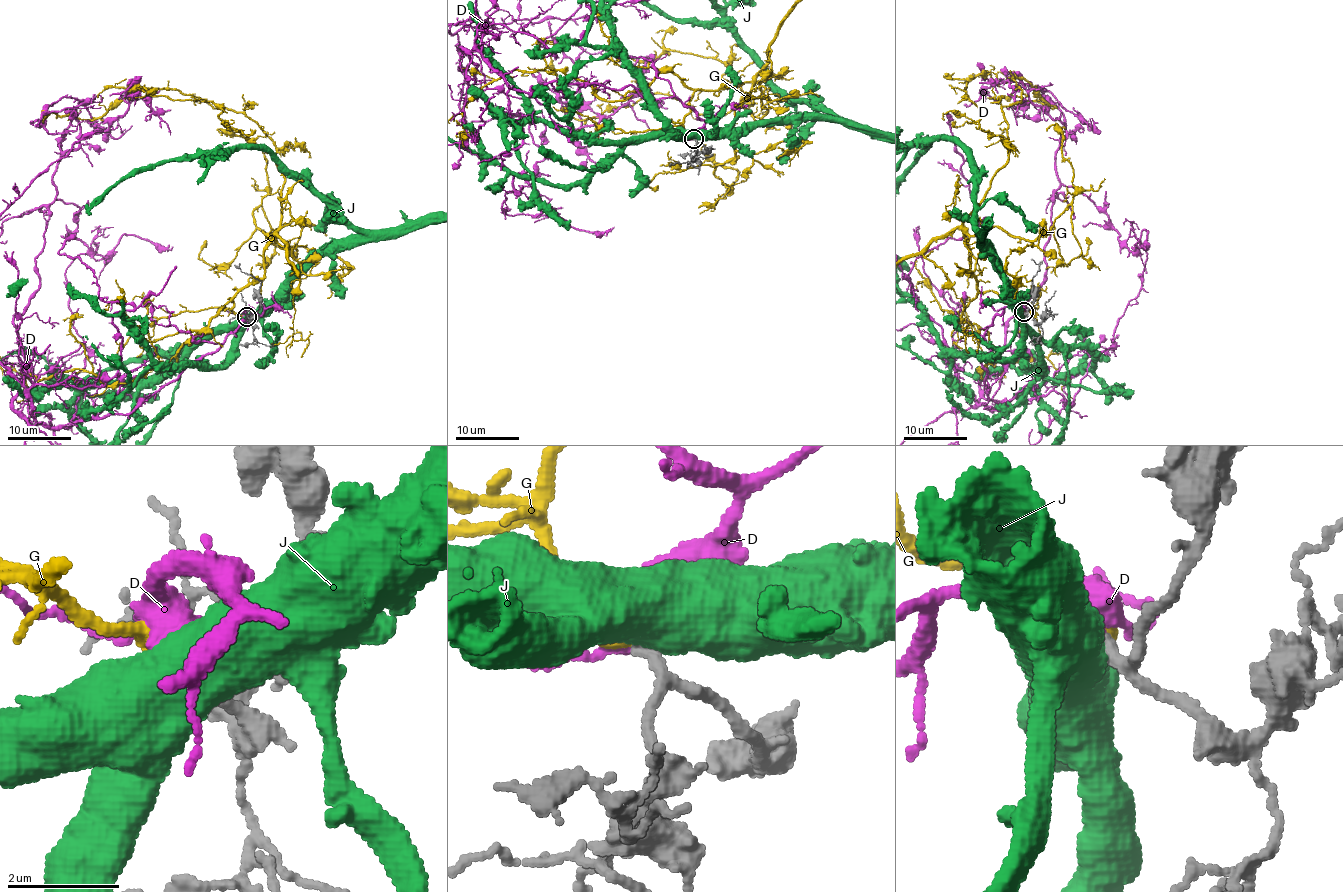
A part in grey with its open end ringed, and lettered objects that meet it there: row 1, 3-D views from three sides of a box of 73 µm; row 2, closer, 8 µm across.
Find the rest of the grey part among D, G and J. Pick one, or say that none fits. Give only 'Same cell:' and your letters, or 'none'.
Same cell: G

